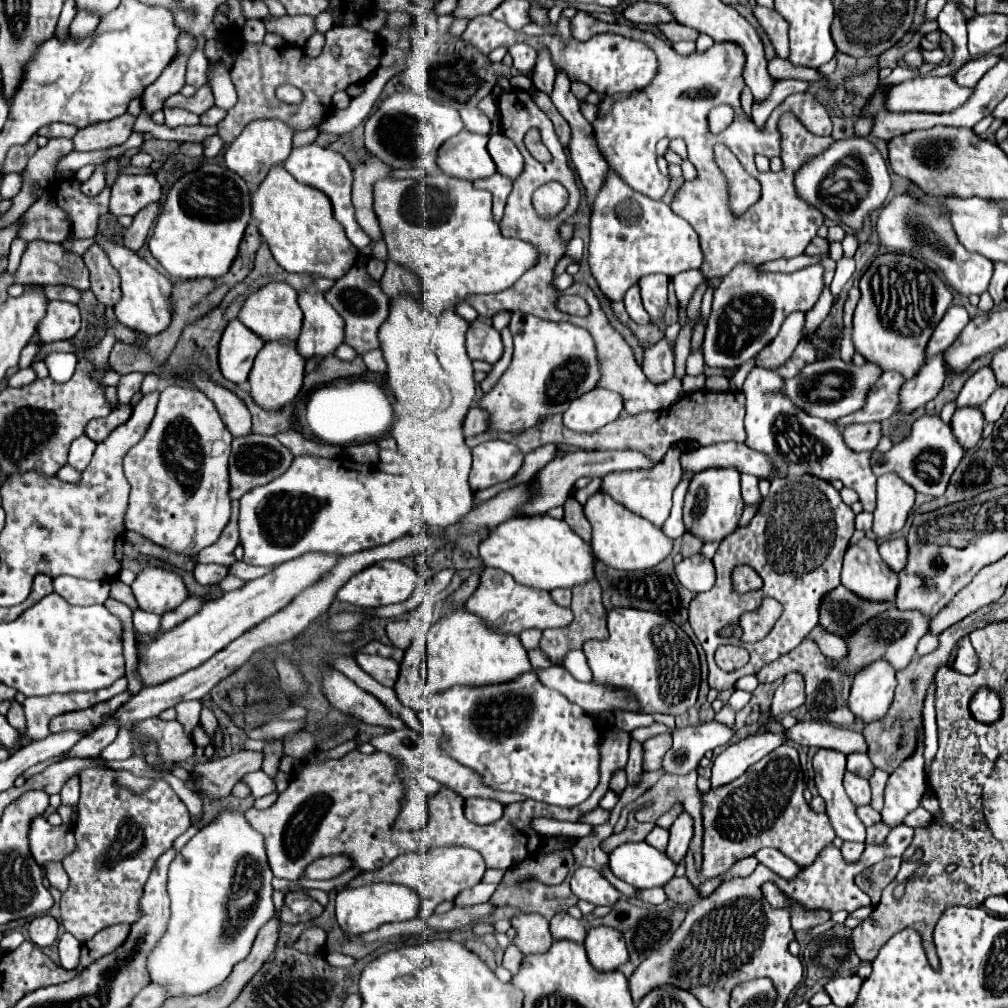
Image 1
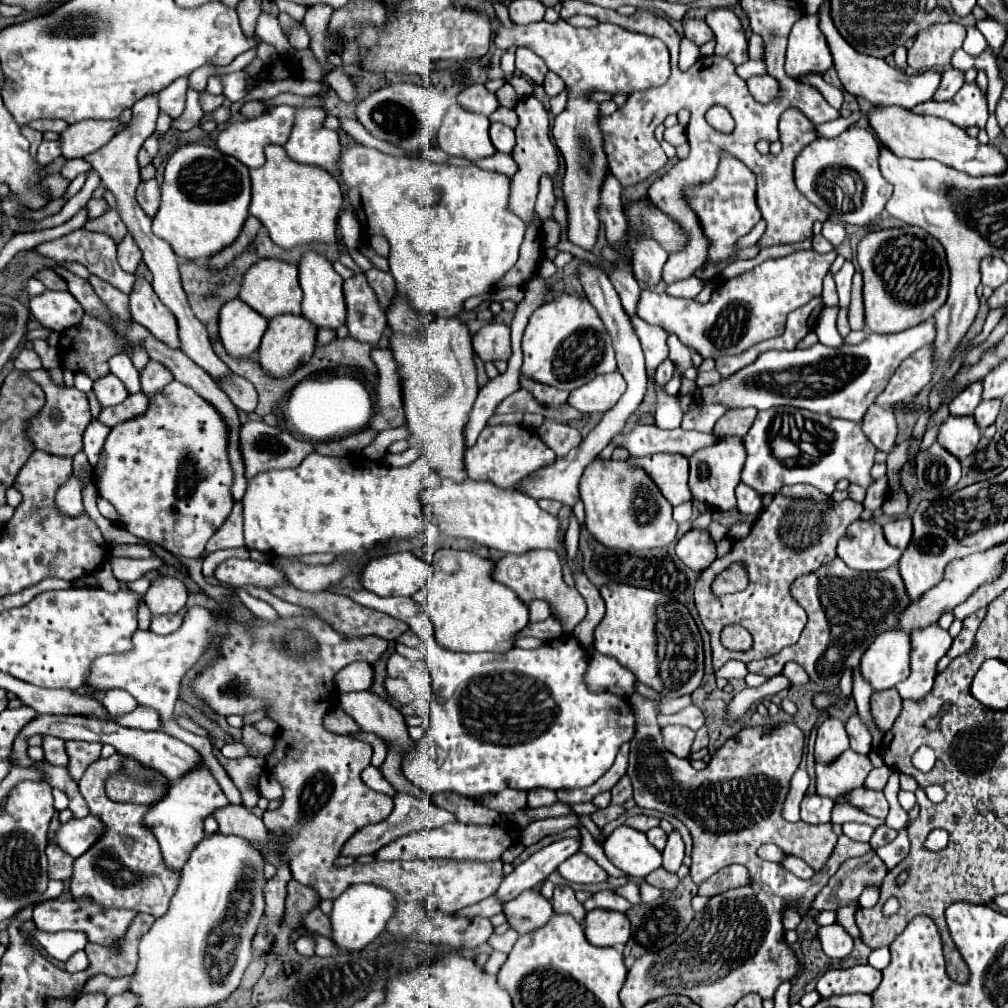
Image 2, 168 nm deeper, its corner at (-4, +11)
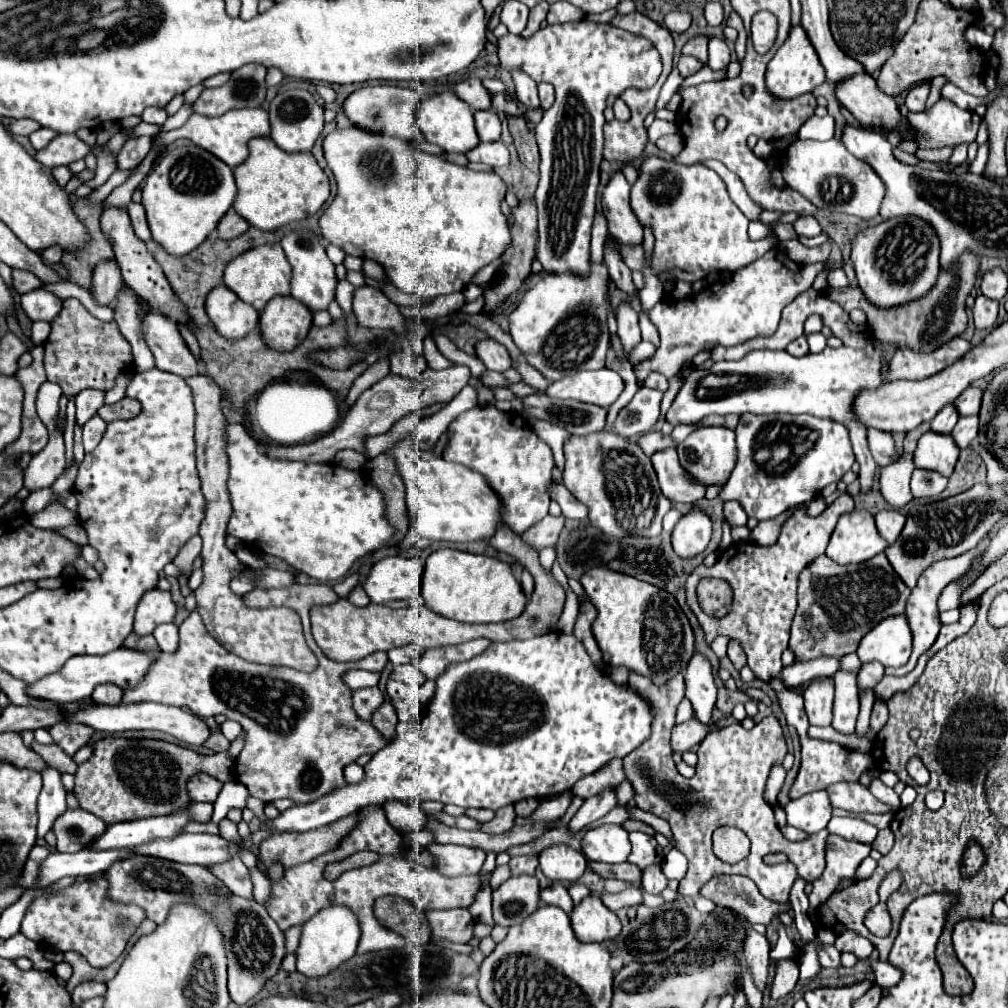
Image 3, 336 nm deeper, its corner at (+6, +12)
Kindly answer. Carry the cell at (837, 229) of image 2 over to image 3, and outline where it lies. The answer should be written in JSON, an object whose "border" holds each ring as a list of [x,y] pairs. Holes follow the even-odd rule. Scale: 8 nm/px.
{"border":[[[812,216],[810,218],[798,218],[794,222],[794,230],[796,230],[798,236],[818,236],[818,234],[822,234],[820,224]]]}

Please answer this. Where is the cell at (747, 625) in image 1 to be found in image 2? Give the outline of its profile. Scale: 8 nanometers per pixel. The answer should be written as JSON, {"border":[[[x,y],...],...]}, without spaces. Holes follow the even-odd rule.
{"border":[[[838,557],[814,573],[798,577],[792,583],[790,593],[808,613],[808,625],[804,627],[804,635],[800,635],[800,643],[786,647],[768,659],[750,661],[748,671],[770,679],[781,674],[788,661],[796,661],[822,691],[836,689],[842,673],[848,667],[856,667],[866,647],[870,647],[880,633],[892,629],[896,615],[910,605],[898,567],[878,573],[860,573],[848,569]]]}

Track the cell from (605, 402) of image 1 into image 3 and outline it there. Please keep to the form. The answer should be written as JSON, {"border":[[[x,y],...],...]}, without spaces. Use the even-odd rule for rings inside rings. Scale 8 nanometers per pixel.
{"border":[[[602,368],[596,372],[570,374],[570,378],[552,382],[546,394],[550,394],[550,398],[578,400],[608,408],[618,400],[622,390],[624,390],[622,378],[614,370]]]}

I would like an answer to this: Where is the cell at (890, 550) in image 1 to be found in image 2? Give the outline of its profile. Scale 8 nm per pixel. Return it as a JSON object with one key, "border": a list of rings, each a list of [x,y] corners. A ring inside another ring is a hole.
{"border":[[[902,517],[902,519],[896,519],[892,523],[886,523],[884,537],[892,547],[898,547],[904,551],[912,539],[912,521],[908,517]]]}

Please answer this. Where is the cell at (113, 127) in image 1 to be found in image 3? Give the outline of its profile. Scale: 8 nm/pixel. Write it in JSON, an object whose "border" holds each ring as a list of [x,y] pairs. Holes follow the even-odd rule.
{"border":[[[60,134],[44,150],[38,150],[34,158],[46,168],[56,168],[56,166],[68,166],[84,158],[90,150],[92,148],[84,144],[80,138],[76,138],[76,134]]]}

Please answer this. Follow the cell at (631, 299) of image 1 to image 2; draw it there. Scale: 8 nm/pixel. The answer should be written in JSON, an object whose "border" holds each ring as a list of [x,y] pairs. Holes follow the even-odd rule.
{"border":[[[812,249],[796,251],[782,259],[768,259],[754,269],[720,283],[706,305],[644,289],[636,313],[650,325],[660,325],[668,333],[676,333],[686,347],[696,349],[702,357],[716,359],[720,355],[736,355],[764,339],[780,335],[784,331],[786,315],[822,293],[822,277],[834,259],[836,251],[820,255]]]}

